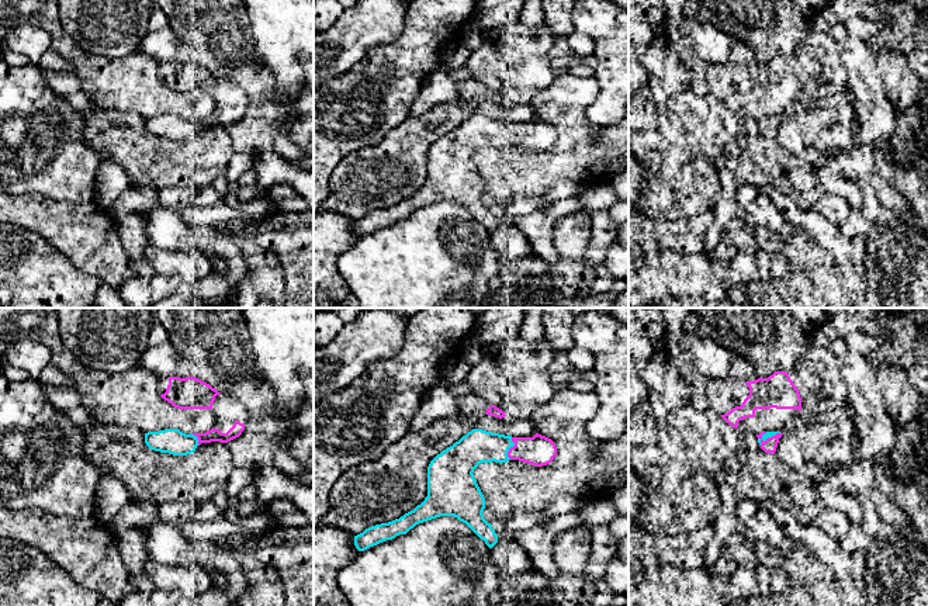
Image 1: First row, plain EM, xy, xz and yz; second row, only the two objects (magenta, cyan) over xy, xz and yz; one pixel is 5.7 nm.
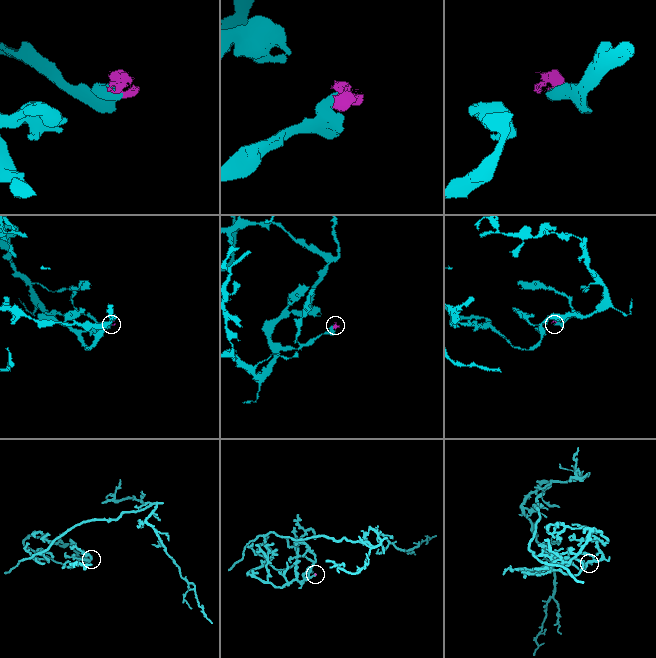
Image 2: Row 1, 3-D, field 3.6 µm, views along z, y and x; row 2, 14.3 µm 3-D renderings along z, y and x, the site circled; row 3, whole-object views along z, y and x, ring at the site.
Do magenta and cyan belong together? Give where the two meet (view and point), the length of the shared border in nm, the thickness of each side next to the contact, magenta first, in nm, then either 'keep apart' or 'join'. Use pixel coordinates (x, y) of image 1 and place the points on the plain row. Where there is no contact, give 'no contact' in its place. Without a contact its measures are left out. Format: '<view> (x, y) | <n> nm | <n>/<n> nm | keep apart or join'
xz (509, 134) | 130 nm | 180/190 nm | join

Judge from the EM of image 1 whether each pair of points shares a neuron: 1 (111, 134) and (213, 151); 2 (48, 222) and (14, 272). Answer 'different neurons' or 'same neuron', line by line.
1: same neuron
2: different neurons

